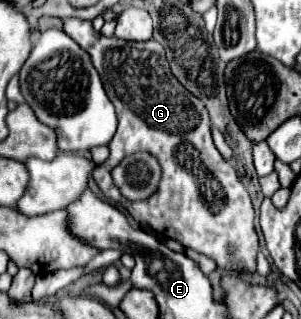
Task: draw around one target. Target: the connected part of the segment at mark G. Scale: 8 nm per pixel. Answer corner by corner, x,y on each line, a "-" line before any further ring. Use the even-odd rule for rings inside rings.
77,17
65,19
63,31
91,55
119,119
119,129
109,143
109,159
93,171
93,179
103,195
125,207
137,223
145,221
161,237
175,239
183,247
215,259
223,271
253,273
259,237
253,225
255,213
249,193
231,163
215,149
211,121
203,101
191,95
173,77
163,45
153,39
143,43
117,37
105,39
101,33
93,31
91,21
-
137,151
147,151
159,161
161,181
155,195
141,201
129,201
115,187
111,171
123,157

